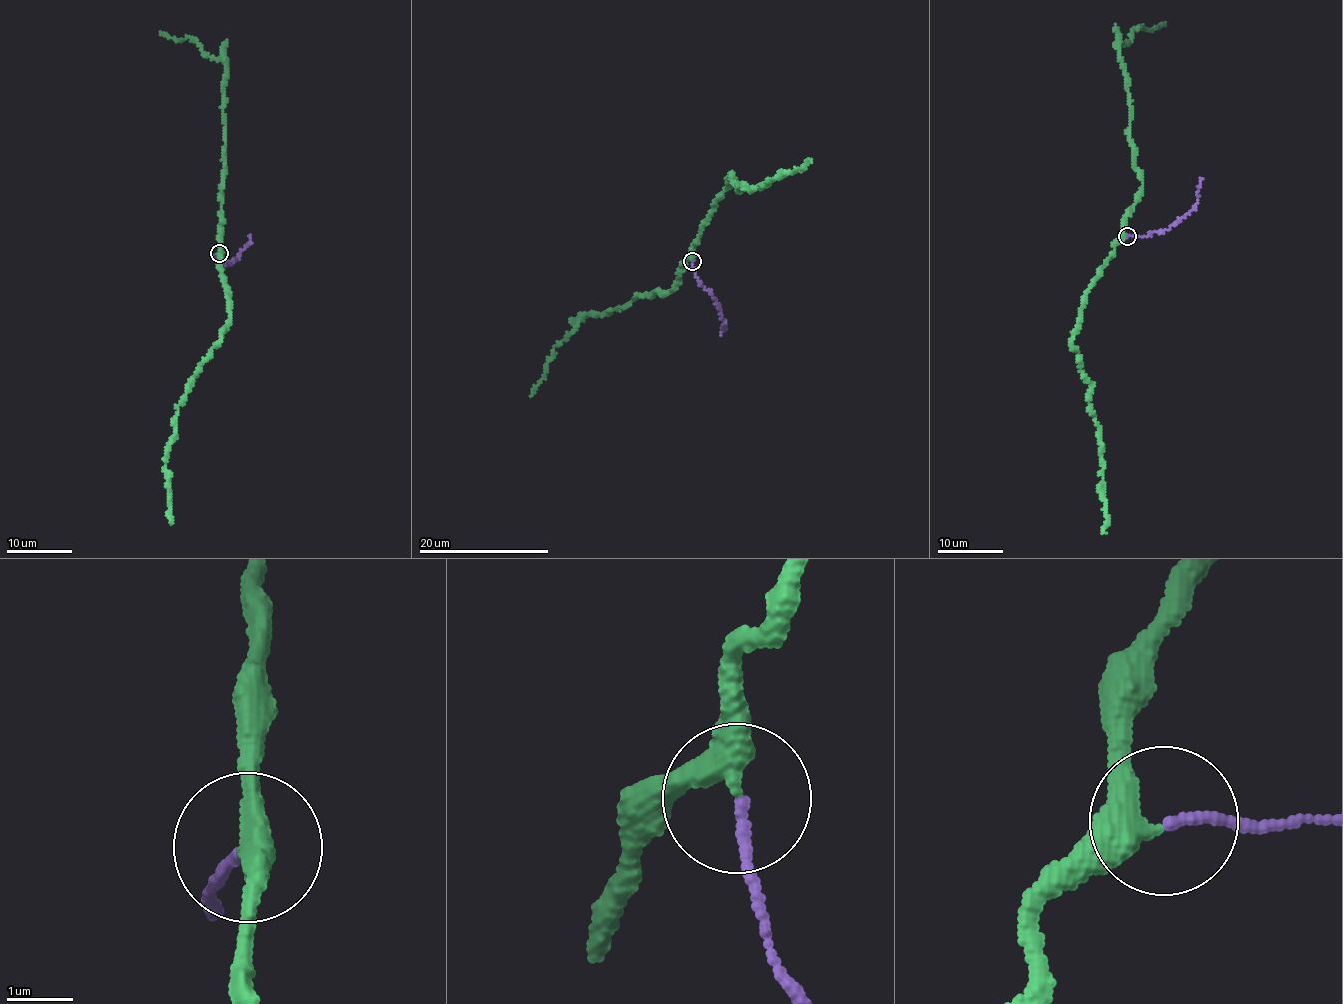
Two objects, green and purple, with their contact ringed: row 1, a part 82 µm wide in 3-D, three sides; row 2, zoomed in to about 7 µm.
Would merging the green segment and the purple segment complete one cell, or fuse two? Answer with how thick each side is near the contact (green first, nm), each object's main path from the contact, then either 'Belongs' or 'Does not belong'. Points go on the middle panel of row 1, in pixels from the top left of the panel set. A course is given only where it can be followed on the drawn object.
Thickness 320 nm (green) against 140 nm. Course of green: (692, 260), (692, 246), (730, 187), (732, 174), (739, 190), (745, 184), (751, 190), (811, 161). Course of purple: (692, 261), (695, 272), (713, 295), (720, 310), (725, 328), (722, 334). Belongs

